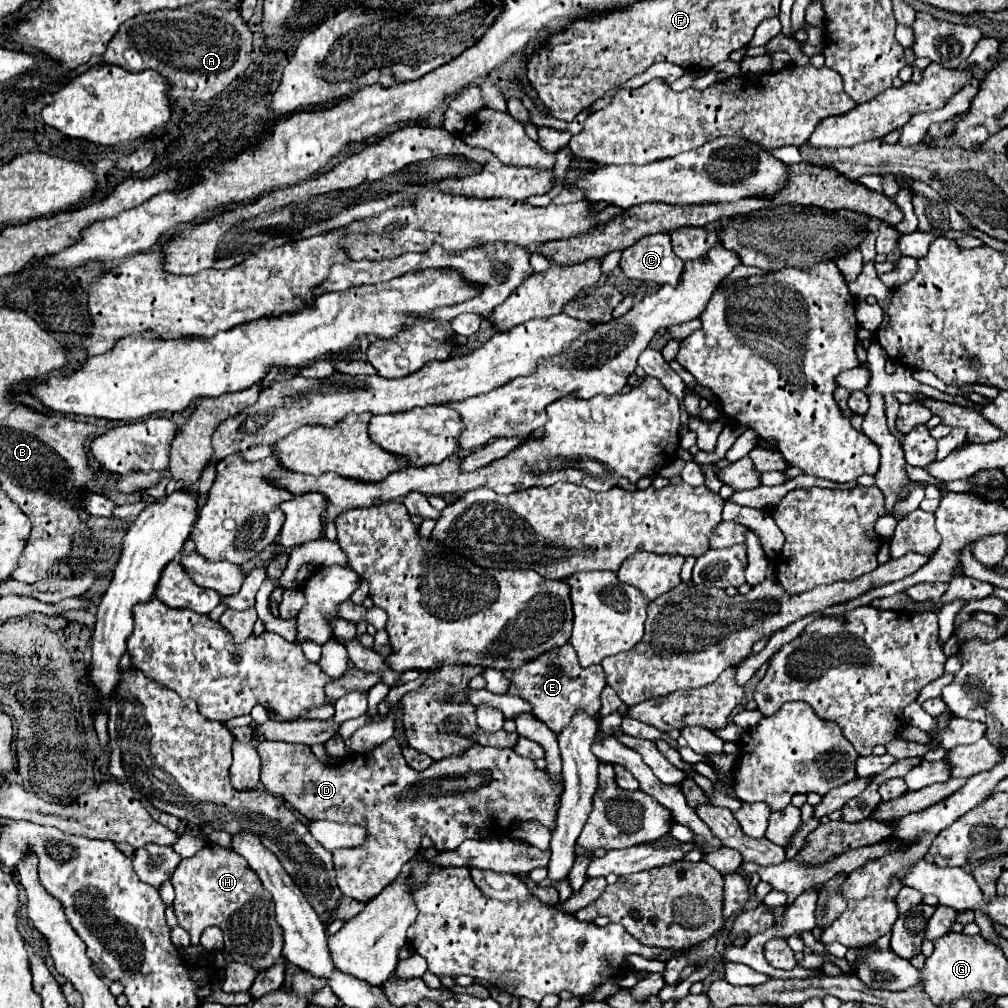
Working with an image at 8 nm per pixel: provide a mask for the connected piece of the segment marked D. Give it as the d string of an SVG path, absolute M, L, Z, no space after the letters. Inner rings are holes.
M390 737L386 743L378 745L376 749L368 751L368 753L356 753L356 755L350 755L346 757L346 761L342 763L334 763L334 765L322 765L312 753L310 753L310 747L308 745L296 745L296 743L284 743L284 741L264 741L258 745L258 753L262 757L262 785L266 787L266 791L270 791L272 795L282 795L284 801L290 805L290 807L296 807L298 813L308 819L308 821L314 821L314 819L332 819L332 821L340 821L340 823L356 823L356 825L364 825L368 829L368 841L360 847L360 849L336 849L334 851L334 869L336 869L336 881L338 881L338 887L342 889L342 893L350 899L356 899L356 901L370 901L372 897L376 897L386 885L390 885L402 871L402 867L418 853L420 849L420 839L422 835L428 835L432 839L432 843L436 845L438 851L444 851L444 849L456 849L462 841L466 839L484 839L484 837L506 837L510 827L512 827L512 821L520 819L520 821L526 821L526 819L538 819L538 823L542 823L544 827L548 827L550 831L556 829L556 811L558 811L558 799L560 799L560 793L564 789L562 781L552 781L552 777L538 769L536 763L532 759L526 759L526 757L520 757L516 755L512 749L496 749L496 747L482 747L482 745L474 745L470 749L466 749L462 755L456 755L456 757L446 757L444 761L434 761L428 769L424 771L414 771L406 765L404 757L402 757L402 749L398 745L398 741L394 737Z

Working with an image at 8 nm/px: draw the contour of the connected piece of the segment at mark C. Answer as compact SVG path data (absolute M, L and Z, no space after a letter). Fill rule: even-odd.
M664 233L646 235L632 247L624 249L620 267L626 277L636 281L654 281L658 285L676 285L684 261L672 251L670 237Z

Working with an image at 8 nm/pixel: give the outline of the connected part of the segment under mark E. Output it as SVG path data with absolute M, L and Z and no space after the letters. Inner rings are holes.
M570 643L562 645L560 649L552 649L552 653L544 653L544 657L538 657L536 661L528 661L528 665L524 665L522 669L504 671L504 677L512 681L508 693L526 699L534 707L536 719L544 721L554 733L560 733L564 725L568 725L576 709L584 709L592 717L600 713L600 693L606 687L604 669L600 669L600 665L586 669L580 667L576 651Z

